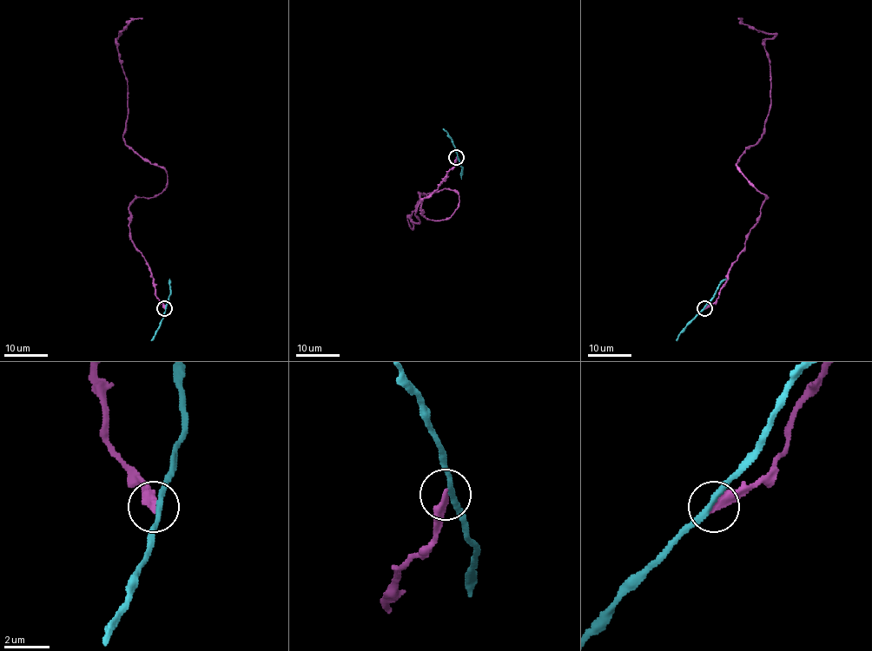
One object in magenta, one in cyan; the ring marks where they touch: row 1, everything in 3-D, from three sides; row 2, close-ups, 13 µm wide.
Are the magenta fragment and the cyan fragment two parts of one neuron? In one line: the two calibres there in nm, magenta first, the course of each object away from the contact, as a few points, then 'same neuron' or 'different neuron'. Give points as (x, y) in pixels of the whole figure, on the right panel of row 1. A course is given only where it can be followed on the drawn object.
400/240 nm | magenta via (705, 308), (719, 295), (767, 197), (736, 165), (761, 136), (769, 111), (765, 41), (775, 35), (737, 17) | cyan via (705, 307), (677, 341) | different neuron

